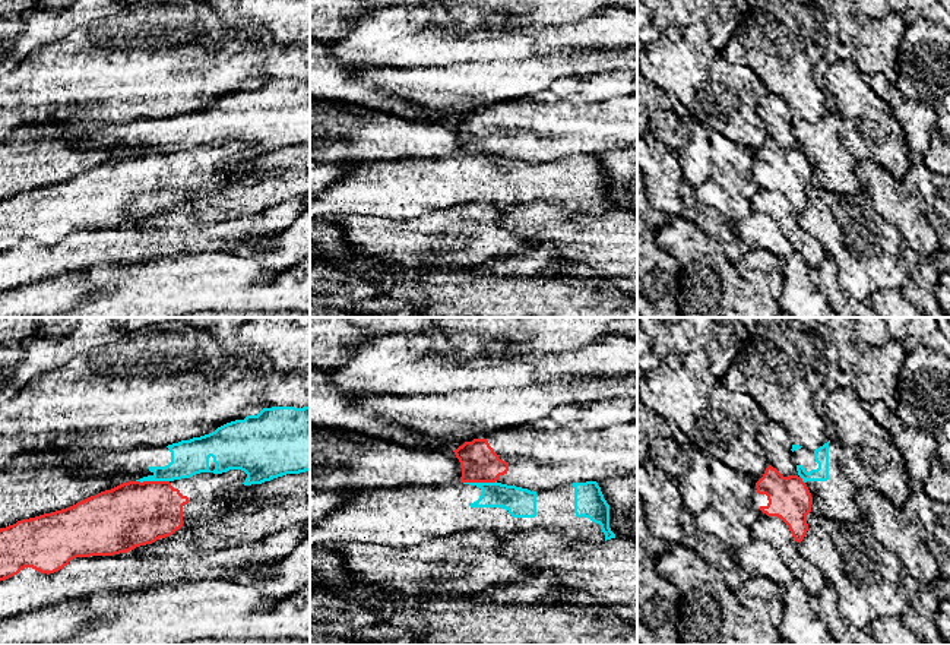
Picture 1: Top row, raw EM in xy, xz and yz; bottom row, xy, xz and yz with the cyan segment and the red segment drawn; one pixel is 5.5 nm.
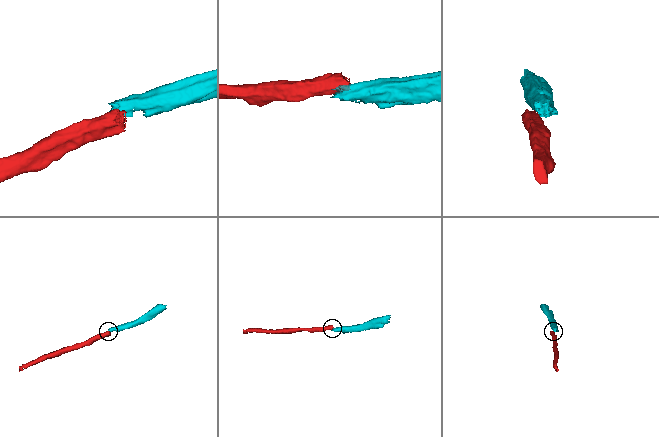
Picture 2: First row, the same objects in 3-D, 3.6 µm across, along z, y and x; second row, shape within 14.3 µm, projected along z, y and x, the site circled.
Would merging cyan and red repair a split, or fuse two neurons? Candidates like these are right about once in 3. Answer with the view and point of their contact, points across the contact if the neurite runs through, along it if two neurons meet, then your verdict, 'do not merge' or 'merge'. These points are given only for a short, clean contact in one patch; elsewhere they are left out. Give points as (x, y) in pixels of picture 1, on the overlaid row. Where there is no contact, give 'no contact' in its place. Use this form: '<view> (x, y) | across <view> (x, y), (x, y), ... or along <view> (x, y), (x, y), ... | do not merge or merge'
xy (152, 480) | along xy (136, 480), (168, 481) | do not merge

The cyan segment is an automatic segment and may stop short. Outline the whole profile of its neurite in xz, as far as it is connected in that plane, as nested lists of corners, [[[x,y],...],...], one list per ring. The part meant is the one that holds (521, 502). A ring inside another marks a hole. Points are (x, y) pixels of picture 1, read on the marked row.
[[[495,481],[357,491],[345,506],[310,525],[310,547],[336,548],[355,543],[402,550],[468,531],[490,531],[506,537],[535,529],[592,541],[615,538],[609,528],[609,505],[596,481],[573,483],[539,491]]]

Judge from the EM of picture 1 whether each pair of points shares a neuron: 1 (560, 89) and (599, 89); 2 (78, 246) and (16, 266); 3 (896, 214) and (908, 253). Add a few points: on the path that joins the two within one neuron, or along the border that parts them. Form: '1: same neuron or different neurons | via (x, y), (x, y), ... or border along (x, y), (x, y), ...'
1: same neuron | via (570, 89), (589, 89)
2: same neuron | via (63, 259), (31, 262)
3: different neurons | border along (903, 246), (909, 246), (931, 258)

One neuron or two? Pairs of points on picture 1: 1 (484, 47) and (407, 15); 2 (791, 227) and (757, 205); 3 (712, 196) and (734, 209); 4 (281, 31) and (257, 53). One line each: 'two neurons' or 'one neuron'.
1: one neuron
2: one neuron
3: one neuron
4: two neurons

